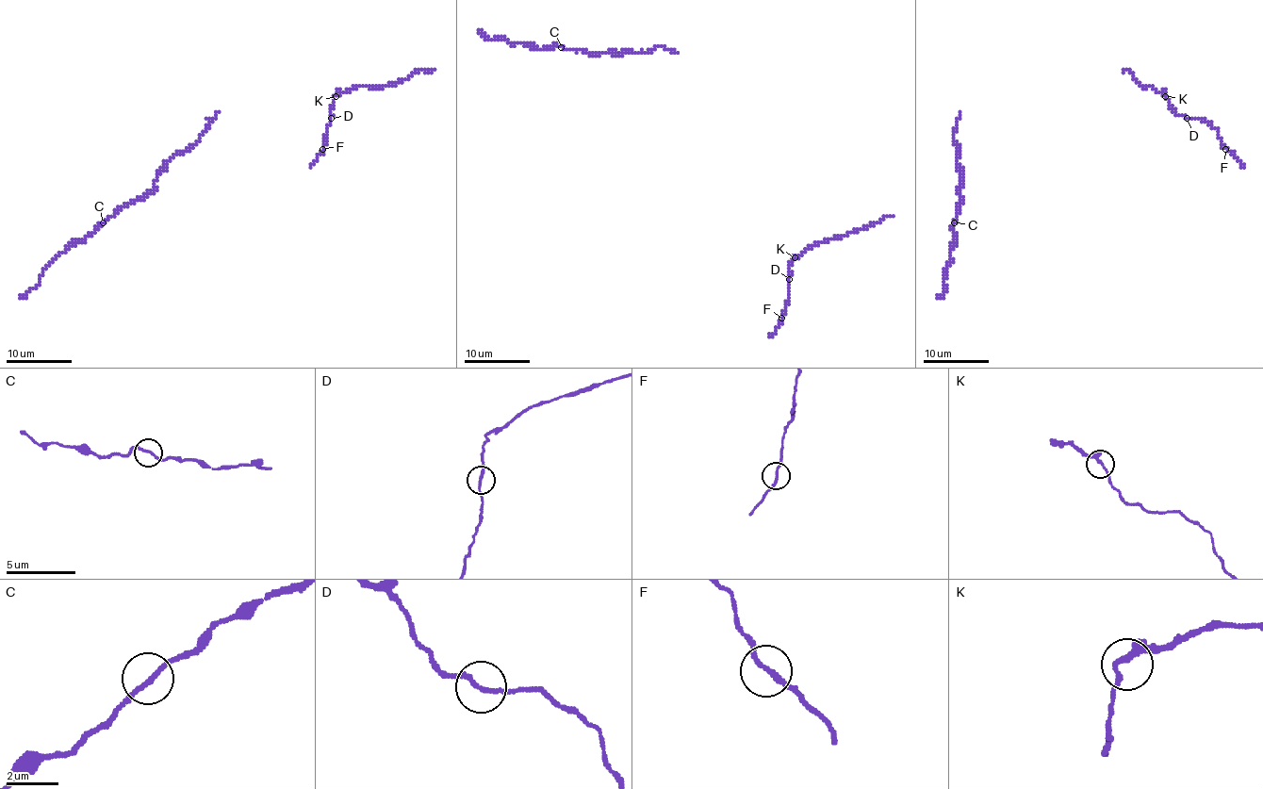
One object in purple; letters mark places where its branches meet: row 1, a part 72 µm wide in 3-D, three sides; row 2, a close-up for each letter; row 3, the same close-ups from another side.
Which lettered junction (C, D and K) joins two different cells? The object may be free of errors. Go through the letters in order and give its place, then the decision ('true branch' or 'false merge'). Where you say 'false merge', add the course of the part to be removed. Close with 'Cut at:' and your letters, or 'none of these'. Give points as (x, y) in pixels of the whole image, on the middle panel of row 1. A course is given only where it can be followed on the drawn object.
C: place (561, 47); true branch
D: place (789, 279); true branch
K: place (795, 257); true branch
Cut at: none of these

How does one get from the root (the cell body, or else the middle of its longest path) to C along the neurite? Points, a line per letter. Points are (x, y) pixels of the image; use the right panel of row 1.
C: (960, 111), (953, 139), (960, 152), (958, 168), (960, 172), (962, 201), (958, 205), (958, 219), (954, 222)

